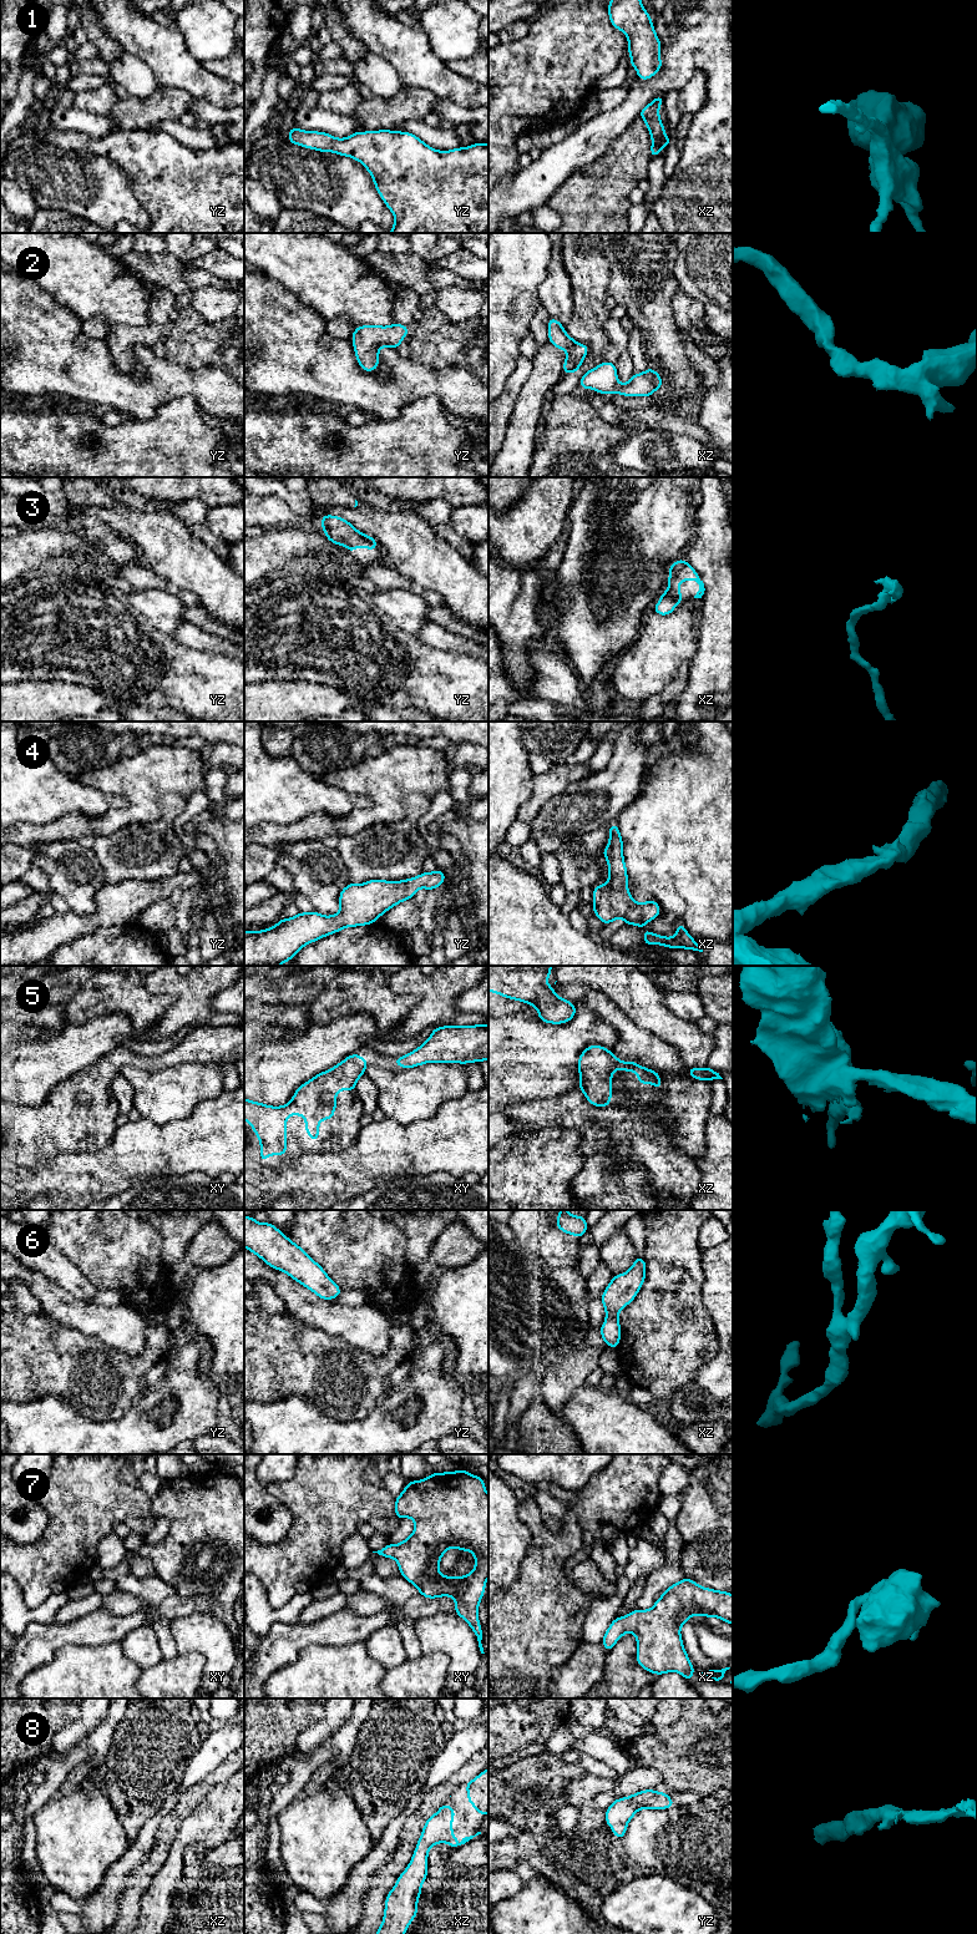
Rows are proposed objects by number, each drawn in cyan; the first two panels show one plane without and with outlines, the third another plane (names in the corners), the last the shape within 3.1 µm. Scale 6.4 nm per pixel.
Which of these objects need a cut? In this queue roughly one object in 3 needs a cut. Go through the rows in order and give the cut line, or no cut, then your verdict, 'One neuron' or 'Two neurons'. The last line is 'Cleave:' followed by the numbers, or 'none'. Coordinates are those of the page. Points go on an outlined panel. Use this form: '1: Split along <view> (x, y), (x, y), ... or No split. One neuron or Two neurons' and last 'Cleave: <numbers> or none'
1: No split. One neuron
2: No split. One neuron
3: Split along xz (668, 590), (676, 604). Two neurons
4: No split. One neuron
5: No split. One neuron
6: No split. One neuron
7: No split. One neuron
8: No split. One neuron
Cleave: 3

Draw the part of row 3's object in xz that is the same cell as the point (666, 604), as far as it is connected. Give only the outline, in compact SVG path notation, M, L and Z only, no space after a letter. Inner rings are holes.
M664 591L653 611L660 616L668 616L674 611L674 608L675 603L673 596L669 591Z

